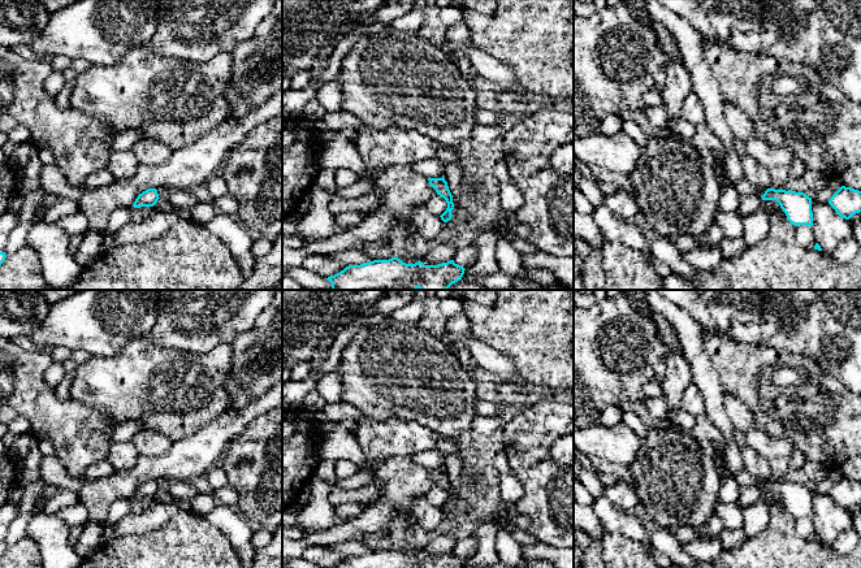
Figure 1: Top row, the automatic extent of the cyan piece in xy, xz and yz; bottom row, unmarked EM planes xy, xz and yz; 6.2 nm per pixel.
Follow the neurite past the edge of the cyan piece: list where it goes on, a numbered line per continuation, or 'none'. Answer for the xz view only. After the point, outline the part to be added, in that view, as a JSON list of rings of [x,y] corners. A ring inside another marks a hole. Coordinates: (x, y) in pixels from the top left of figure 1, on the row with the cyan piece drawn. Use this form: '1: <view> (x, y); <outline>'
none

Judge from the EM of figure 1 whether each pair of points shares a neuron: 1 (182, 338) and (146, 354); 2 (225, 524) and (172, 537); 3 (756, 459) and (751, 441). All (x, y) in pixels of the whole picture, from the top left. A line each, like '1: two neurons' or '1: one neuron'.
1: two neurons
2: two neurons
3: two neurons

